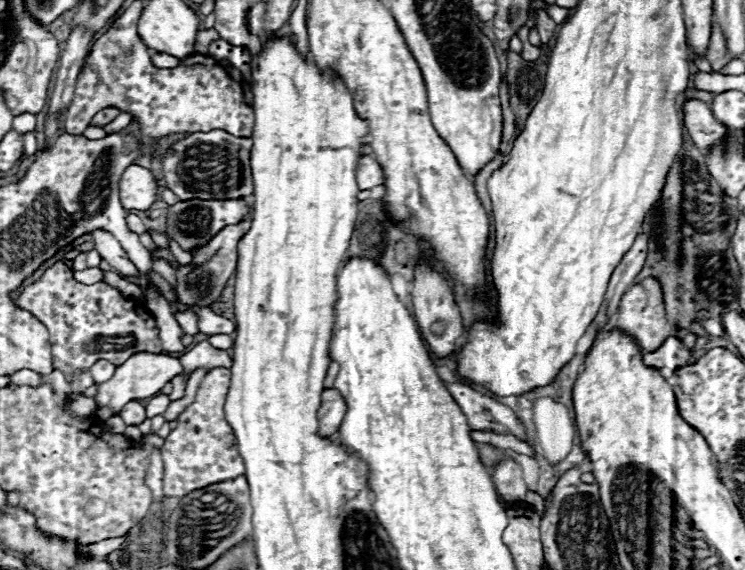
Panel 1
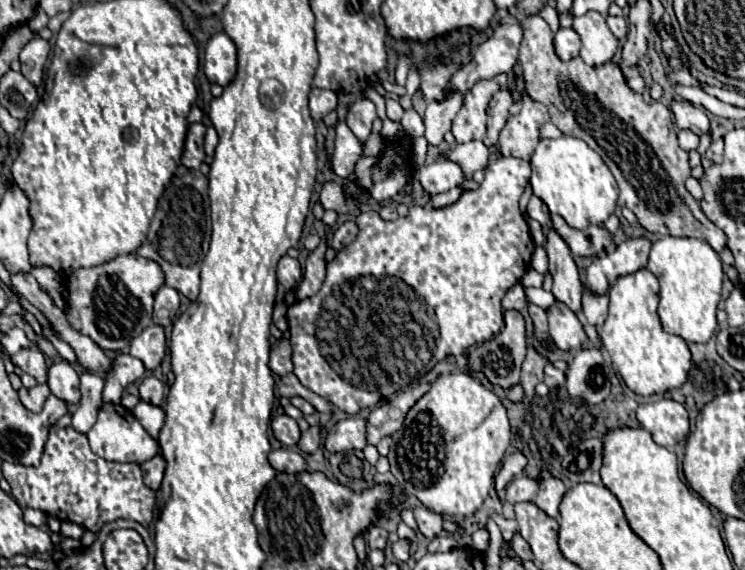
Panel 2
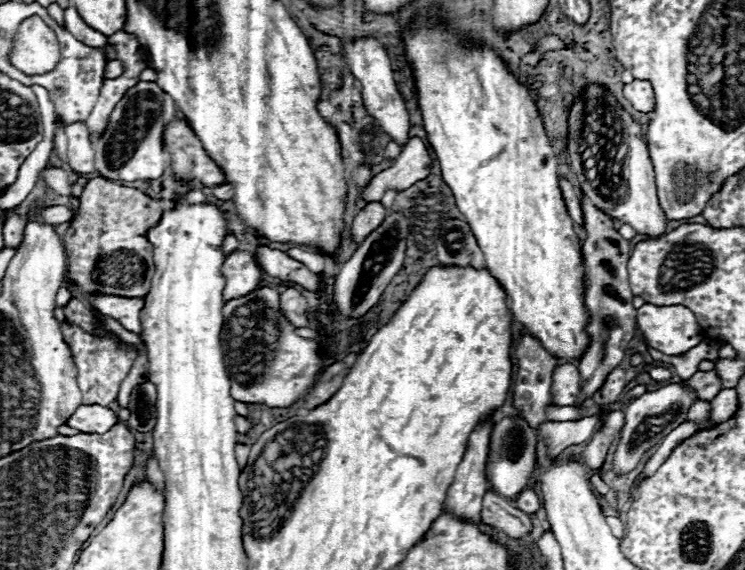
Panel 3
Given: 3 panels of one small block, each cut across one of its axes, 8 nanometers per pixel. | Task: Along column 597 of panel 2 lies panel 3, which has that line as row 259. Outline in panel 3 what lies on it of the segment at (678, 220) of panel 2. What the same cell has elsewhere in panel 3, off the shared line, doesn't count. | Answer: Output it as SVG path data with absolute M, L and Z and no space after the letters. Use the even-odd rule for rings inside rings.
M92 178L80 198L82 214L62 234L68 262L66 276L74 284L74 294L144 298L154 274L152 244L146 240L146 230L160 220L164 208L172 206L172 200L152 200L140 190Z

